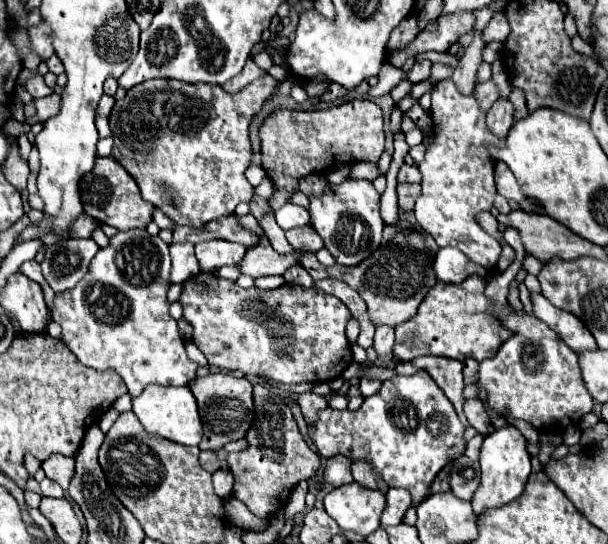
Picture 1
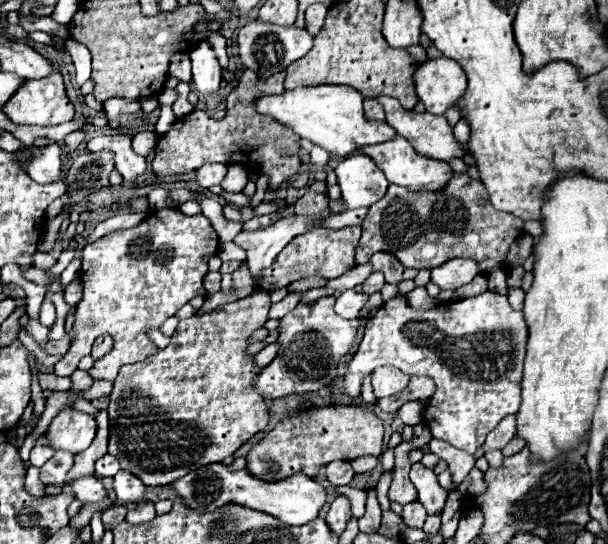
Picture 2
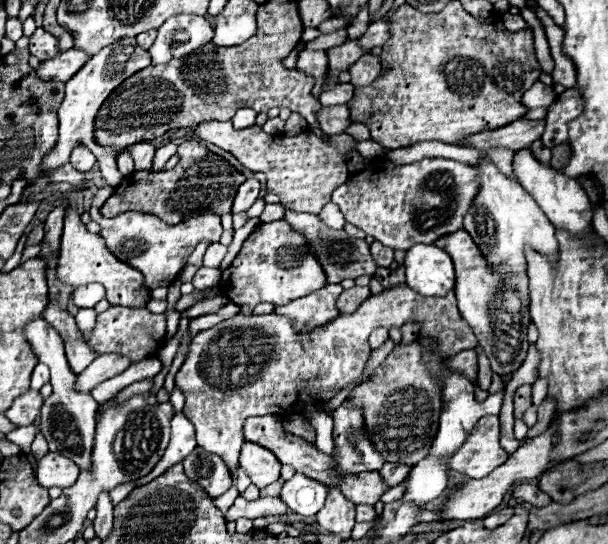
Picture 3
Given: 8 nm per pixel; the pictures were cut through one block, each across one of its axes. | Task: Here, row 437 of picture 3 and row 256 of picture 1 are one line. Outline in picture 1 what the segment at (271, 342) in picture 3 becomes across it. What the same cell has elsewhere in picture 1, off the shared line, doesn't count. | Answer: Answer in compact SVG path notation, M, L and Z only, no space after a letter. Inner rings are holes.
M206 240L196 244L196 258L202 272L214 272L220 266L238 264L244 252L246 248L242 244L228 240Z

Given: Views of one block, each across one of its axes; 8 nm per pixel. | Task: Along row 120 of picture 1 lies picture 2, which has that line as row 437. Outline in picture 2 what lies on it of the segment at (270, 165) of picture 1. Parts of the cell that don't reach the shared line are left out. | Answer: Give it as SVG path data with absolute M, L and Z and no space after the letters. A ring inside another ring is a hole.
M318 406L308 412L302 412L292 418L280 420L272 432L268 432L246 456L246 470L256 478L266 478L266 482L276 482L280 478L290 478L292 474L306 474L314 478L322 466L334 460L354 460L362 456L380 456L382 454L382 436L384 426L382 420L370 408L362 406Z

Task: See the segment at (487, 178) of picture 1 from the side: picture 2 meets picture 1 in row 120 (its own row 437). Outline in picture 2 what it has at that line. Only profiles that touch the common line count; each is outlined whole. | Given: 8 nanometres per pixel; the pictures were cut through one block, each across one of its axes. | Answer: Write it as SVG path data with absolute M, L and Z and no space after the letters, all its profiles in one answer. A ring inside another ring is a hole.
M484 292L474 298L464 298L450 304L440 304L430 310L414 310L404 302L404 296L384 302L384 306L366 324L362 344L354 358L348 362L344 374L344 396L360 396L362 380L378 366L396 366L410 376L428 376L436 384L436 394L428 400L424 408L424 422L428 424L434 438L452 444L468 454L474 454L484 438L498 426L508 414L516 414L520 408L520 382L522 366L526 356L528 326L520 310L512 310L506 296L496 292Z

